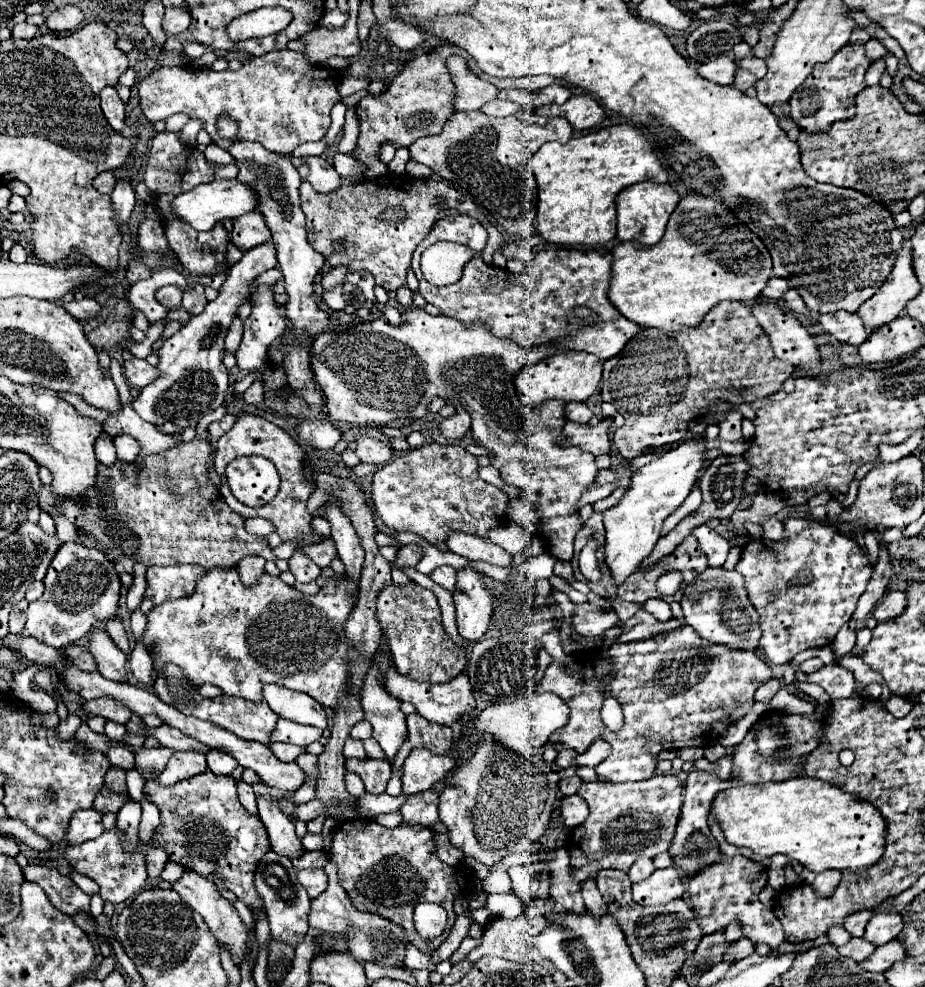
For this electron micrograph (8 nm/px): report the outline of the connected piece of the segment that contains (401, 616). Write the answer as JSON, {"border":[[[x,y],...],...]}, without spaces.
{"border":[[[414,582],[406,586],[386,586],[376,600],[376,612],[382,630],[388,636],[392,662],[396,670],[412,680],[442,684],[456,678],[466,666],[466,654],[444,632],[438,600],[432,590]]]}

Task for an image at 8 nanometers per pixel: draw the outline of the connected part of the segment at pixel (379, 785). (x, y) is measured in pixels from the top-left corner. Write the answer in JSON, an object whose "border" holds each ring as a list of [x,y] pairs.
{"border":[[[348,758],[346,760],[346,770],[356,772],[364,782],[366,792],[370,792],[370,794],[382,794],[386,790],[388,780],[392,778],[392,768],[386,760]]]}

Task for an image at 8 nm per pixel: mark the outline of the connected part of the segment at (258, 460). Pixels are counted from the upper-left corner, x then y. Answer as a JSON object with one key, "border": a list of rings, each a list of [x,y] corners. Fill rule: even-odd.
{"border":[[[262,456],[236,458],[226,466],[226,478],[232,494],[246,506],[260,508],[268,504],[280,486],[276,466]]]}

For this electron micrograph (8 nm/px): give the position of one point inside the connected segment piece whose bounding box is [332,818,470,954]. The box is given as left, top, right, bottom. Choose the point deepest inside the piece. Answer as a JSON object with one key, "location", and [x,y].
{"location":[385,871]}

